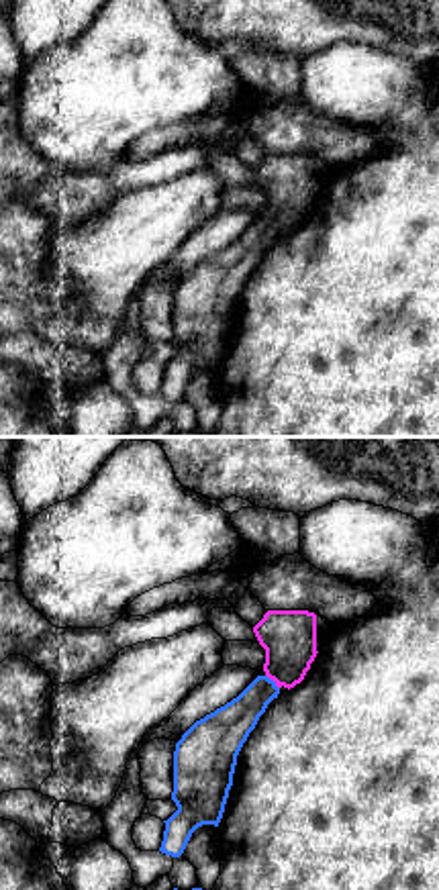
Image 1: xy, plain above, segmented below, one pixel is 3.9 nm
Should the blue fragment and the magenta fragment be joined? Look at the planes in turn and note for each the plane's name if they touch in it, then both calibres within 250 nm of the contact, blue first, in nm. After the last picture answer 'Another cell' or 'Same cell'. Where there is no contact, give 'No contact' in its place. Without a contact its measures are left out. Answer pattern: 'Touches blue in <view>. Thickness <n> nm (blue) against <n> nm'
Touches blue in xy. Thickness 160 nm (blue) against 220 nm

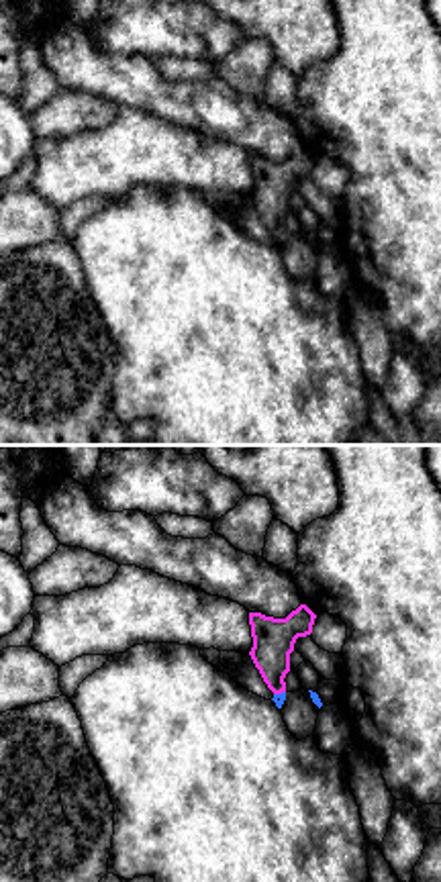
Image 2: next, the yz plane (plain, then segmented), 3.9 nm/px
Touches blue in yz. Thickness 50 nm (blue) against 160 nm

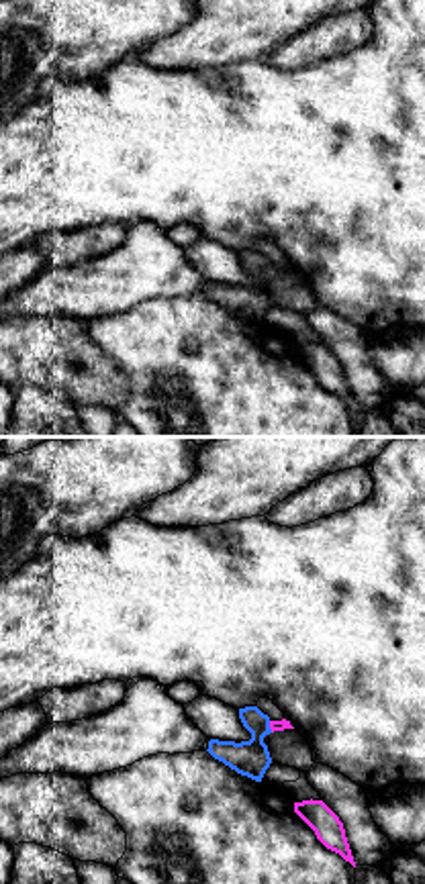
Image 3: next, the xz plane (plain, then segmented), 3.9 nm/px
Touches blue in xz. Thickness 140 nm (blue) against 50 nm

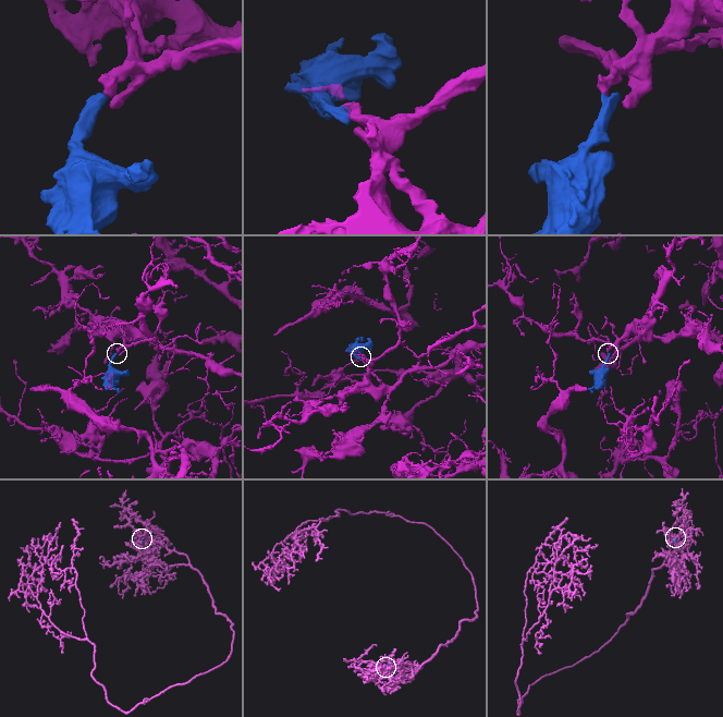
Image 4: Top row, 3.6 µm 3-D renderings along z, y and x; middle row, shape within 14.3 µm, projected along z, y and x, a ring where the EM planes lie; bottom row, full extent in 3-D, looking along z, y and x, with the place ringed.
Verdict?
Same cell

